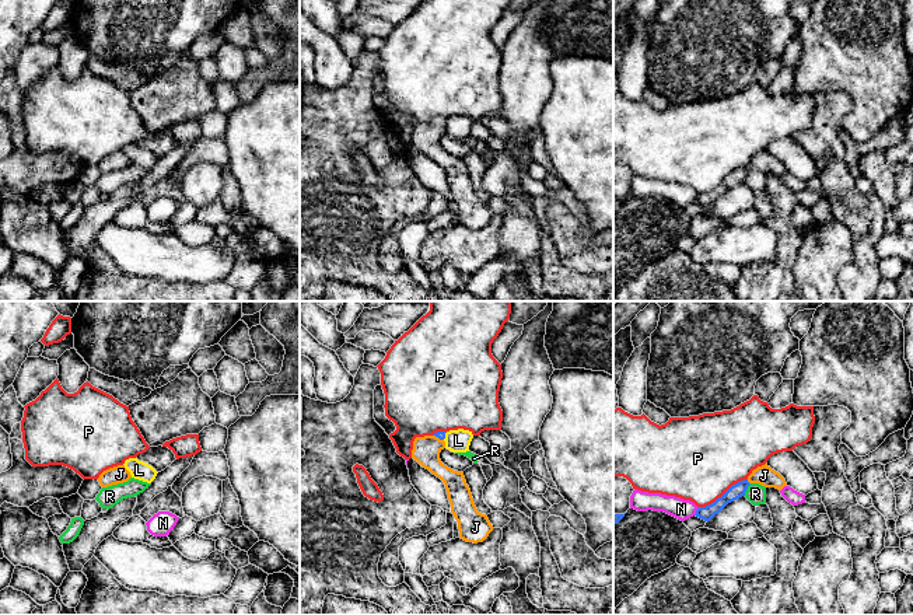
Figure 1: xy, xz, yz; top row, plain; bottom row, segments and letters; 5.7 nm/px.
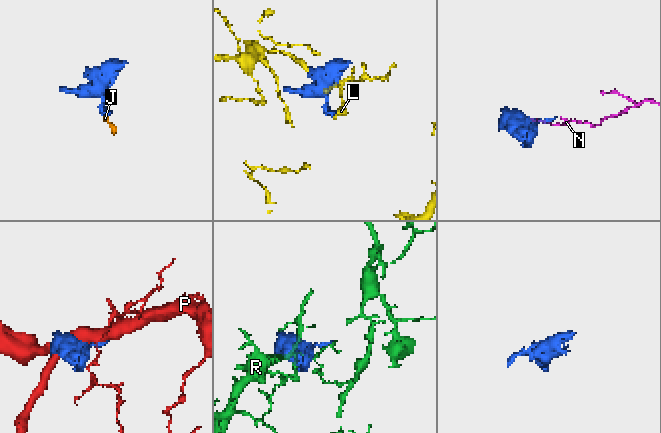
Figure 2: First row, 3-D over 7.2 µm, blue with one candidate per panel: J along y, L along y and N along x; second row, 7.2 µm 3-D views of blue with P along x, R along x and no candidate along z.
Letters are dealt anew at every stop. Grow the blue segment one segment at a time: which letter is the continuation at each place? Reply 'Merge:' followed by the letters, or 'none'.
Merge: J

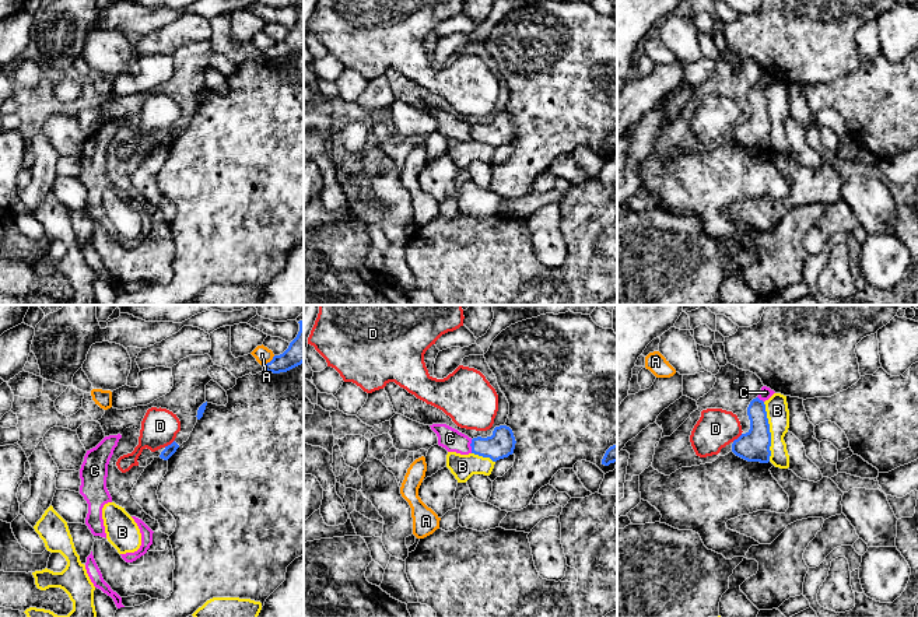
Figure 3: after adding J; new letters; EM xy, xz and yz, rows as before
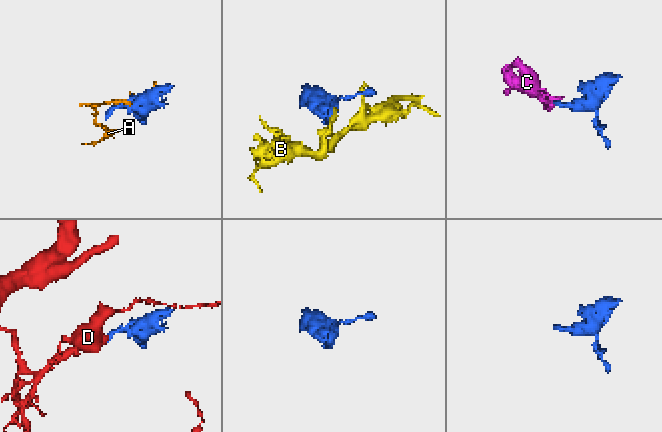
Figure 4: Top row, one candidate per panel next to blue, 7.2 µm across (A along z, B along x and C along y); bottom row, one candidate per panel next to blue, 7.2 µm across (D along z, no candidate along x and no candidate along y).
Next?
Merge: none

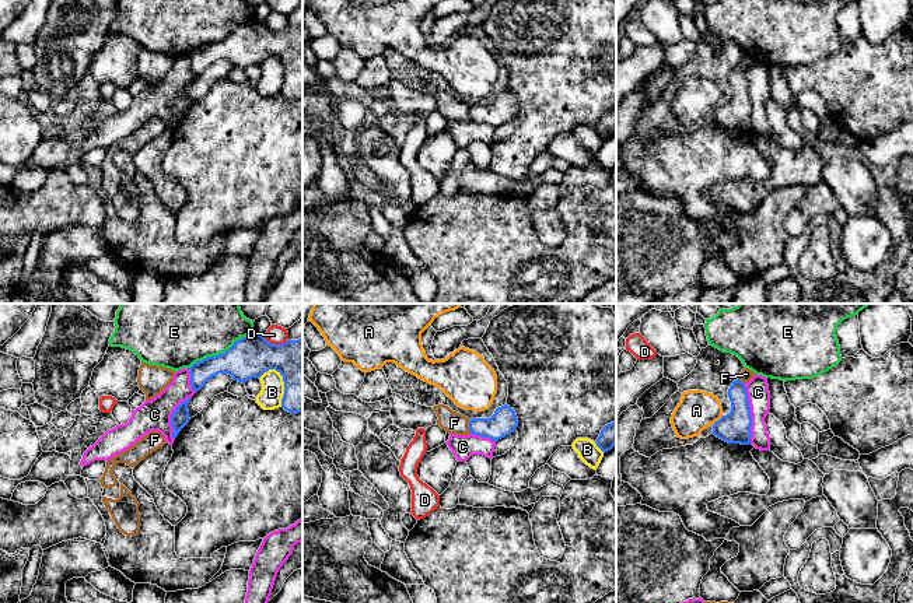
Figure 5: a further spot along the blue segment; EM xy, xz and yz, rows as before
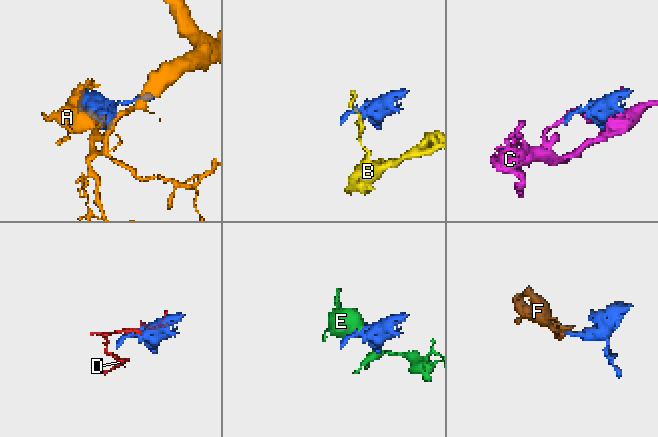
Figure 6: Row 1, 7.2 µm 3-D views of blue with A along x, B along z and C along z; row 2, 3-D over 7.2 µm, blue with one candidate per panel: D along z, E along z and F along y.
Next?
Merge: none

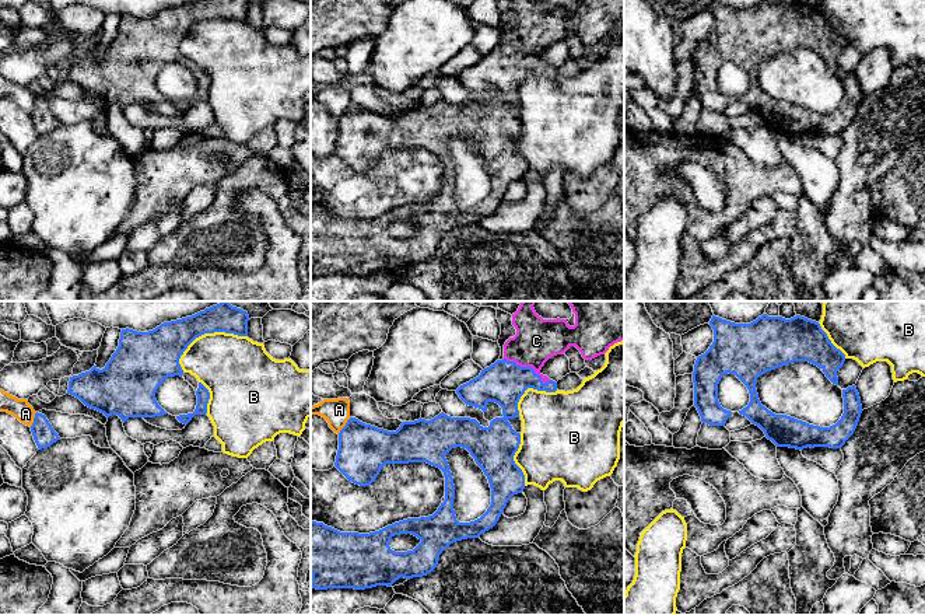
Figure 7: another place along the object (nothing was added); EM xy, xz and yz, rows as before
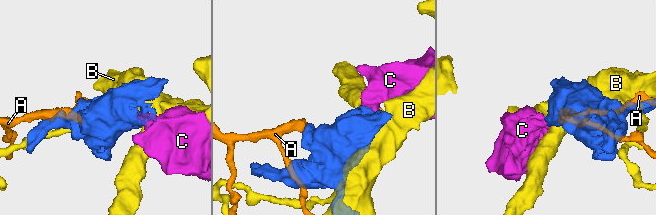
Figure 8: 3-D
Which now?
Merge: C

